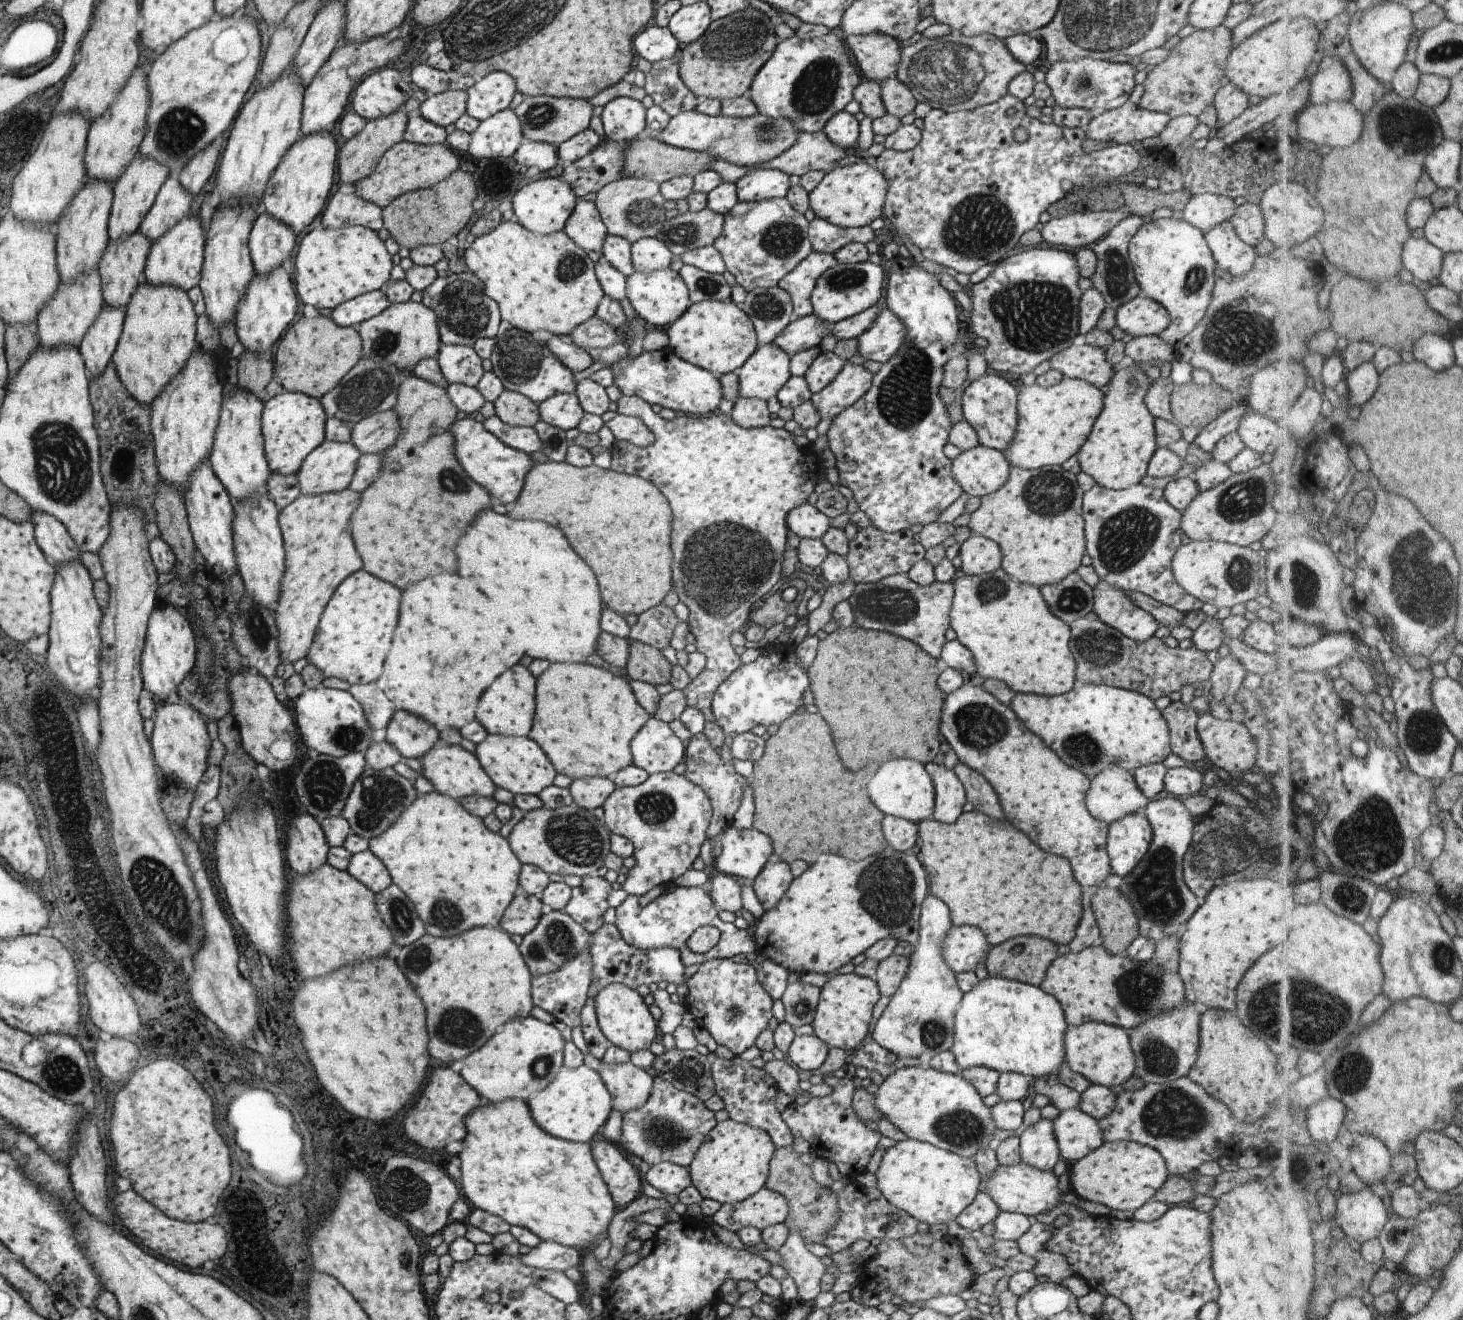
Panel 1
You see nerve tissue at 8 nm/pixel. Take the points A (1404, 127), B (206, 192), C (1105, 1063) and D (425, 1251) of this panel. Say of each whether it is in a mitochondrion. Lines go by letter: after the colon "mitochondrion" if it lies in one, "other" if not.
A: mitochondrion
B: other
C: other
D: other

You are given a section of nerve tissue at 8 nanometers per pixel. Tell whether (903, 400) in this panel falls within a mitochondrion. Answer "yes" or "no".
yes

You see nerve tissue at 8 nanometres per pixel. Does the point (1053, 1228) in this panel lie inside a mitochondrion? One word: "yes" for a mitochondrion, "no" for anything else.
no

